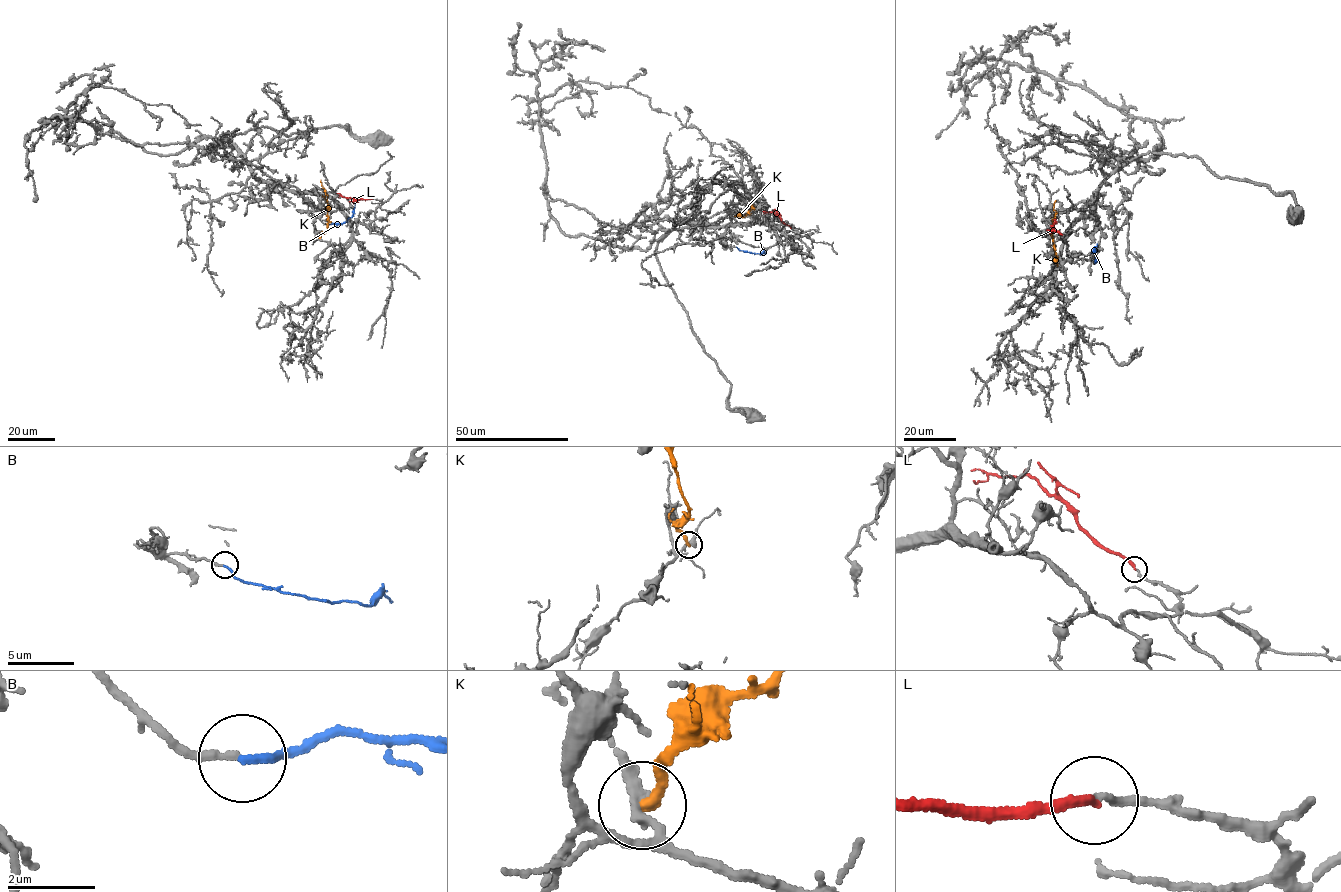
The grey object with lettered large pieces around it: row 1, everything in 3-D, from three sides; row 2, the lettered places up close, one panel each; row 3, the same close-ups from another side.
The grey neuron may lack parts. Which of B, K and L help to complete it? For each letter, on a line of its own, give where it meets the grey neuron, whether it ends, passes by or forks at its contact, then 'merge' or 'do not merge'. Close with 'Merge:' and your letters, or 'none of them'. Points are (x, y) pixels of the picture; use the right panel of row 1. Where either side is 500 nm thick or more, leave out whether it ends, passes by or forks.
B: (1094, 260) | it ends | merge
K: (1057, 265) | it ends | do not merge
L: (1062, 234) | it ends | do not merge
Merge: B

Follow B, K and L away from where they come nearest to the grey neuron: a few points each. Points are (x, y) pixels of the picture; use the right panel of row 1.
B: (1094, 260), (1097, 244)
K: (1057, 265), (1052, 233), (1056, 201)
L: (1062, 234), (1052, 227), (1056, 219)

